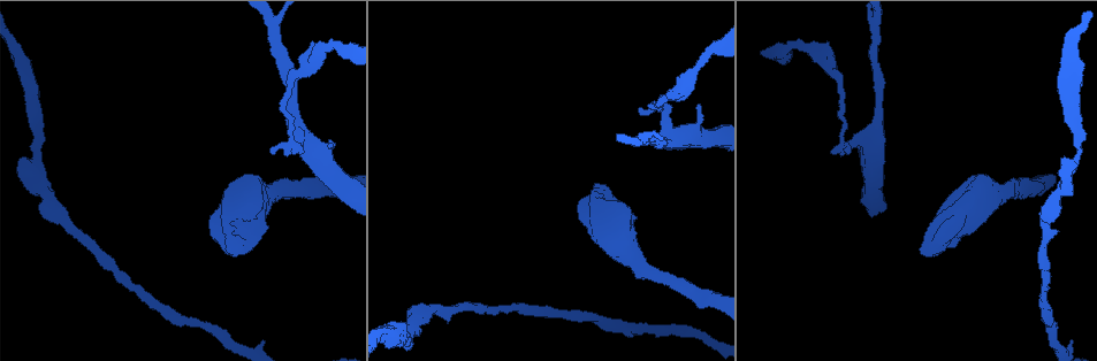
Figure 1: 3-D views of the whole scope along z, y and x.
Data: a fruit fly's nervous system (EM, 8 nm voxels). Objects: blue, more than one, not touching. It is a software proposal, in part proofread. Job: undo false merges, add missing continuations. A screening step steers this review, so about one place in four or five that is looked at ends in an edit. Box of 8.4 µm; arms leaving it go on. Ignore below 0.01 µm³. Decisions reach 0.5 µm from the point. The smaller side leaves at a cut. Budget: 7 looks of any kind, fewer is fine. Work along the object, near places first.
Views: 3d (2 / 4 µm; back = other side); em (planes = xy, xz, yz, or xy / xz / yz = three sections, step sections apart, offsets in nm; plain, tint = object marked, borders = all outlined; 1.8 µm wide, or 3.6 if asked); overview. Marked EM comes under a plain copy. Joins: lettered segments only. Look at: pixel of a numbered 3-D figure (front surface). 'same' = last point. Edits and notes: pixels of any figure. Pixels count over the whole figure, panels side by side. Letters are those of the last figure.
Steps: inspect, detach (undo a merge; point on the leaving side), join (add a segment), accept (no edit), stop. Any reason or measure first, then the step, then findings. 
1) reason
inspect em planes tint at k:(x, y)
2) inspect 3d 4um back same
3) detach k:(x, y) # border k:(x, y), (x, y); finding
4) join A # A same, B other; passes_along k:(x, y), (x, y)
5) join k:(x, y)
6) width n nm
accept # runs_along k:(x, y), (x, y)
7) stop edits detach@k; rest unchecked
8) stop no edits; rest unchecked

calibre changes
inspect 3d 4um back at 1:(34, 177)

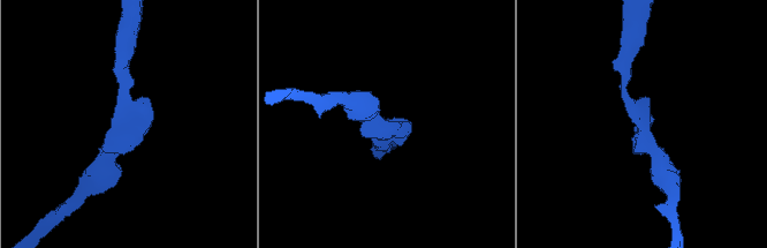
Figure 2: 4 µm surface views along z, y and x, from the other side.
shape alone is not enough
inspect em planes borders at 2:(642, 126)

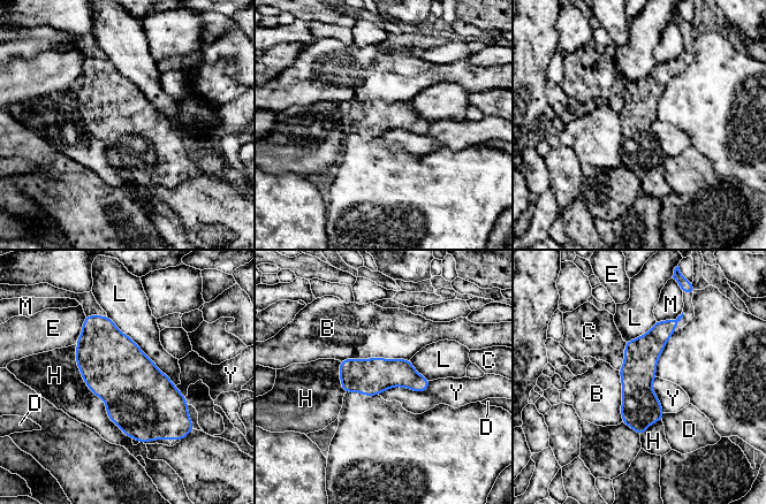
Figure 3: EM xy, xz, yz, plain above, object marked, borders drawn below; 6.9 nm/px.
longest_contact H 750 nm
accept # B other, C other, D other, E other, H other, L other, M other, Y other; border 3:(430, 381), (424, 391), (378, 394); one neuron here

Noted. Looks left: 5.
an open end
inspect 3d 4um at 1:(848, 149)

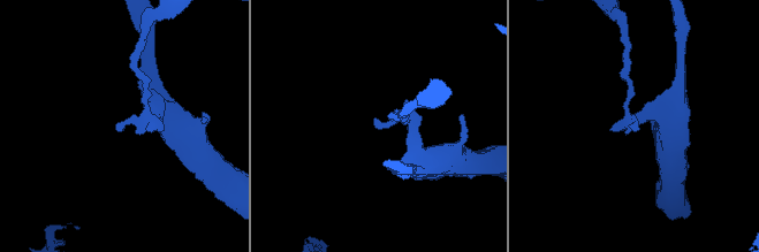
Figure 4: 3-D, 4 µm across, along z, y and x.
inspect em 3.6um xz step 4 borders at 4:(375, 121)

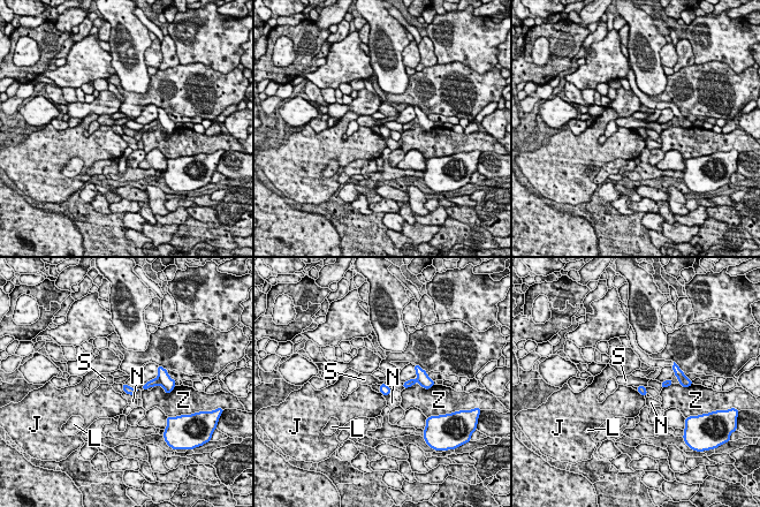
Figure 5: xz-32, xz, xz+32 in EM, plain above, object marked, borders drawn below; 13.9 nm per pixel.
detach 5:(154, 381) # J other, L other, N other, S other, Z other; two neurons meet here

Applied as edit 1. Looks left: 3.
see it whole again
inspect overview

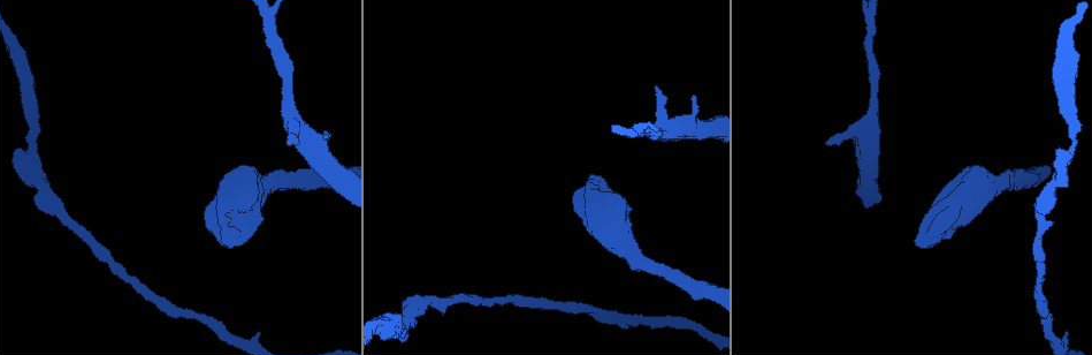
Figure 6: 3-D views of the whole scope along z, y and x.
branch stops here
inspect em 3.6um planes borders at 6:(593, 189)

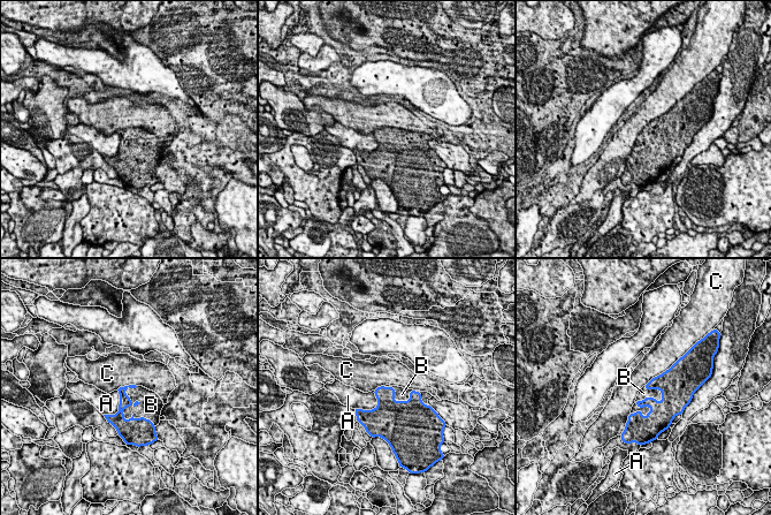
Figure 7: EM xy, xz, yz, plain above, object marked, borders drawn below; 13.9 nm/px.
join B # A other, B same, C other; passes_along 7:(636, 423), (638, 406), (643, 393); it goes on there

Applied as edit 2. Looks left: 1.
stop edits detach@5, join@7; rest unchecked

